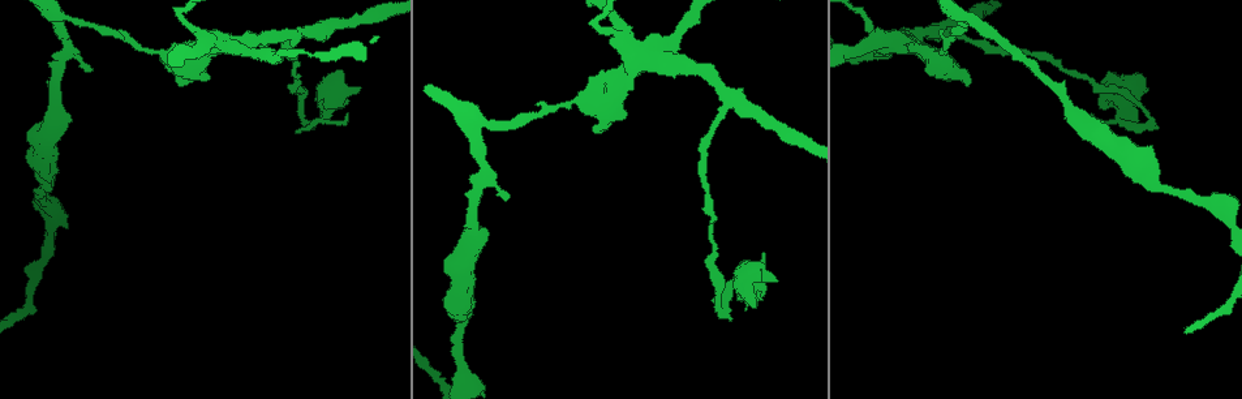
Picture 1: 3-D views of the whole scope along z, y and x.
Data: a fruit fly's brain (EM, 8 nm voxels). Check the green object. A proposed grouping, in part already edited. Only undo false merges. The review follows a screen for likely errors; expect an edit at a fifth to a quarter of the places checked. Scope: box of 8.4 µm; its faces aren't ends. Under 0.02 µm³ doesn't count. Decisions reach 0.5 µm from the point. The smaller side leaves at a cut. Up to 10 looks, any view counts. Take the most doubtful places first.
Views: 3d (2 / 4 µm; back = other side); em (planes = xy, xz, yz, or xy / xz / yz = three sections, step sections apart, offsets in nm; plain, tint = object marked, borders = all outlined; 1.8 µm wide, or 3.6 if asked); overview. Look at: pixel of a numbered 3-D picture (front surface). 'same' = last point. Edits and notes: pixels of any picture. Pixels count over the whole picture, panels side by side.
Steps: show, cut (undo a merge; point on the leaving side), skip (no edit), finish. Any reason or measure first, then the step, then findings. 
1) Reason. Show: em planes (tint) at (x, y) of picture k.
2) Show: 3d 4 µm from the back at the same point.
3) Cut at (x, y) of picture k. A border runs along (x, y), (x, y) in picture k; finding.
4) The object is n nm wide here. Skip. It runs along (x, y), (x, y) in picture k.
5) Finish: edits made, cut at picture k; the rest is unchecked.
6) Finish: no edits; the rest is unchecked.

Calibre changes. Show: 3d 2 µm at (326, 97) of picture 1.

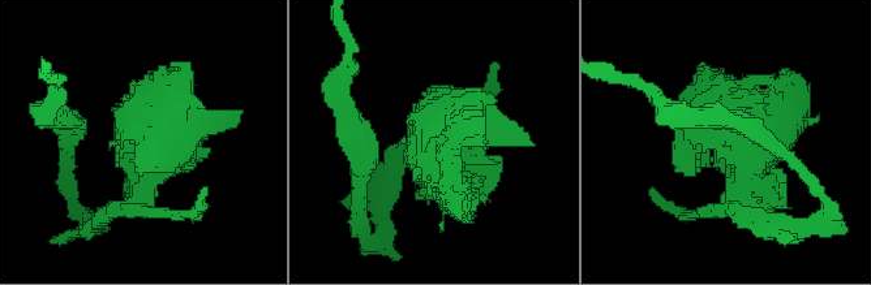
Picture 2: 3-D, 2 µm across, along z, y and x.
Show: em planes (tint) at (437, 156) of picture 2.

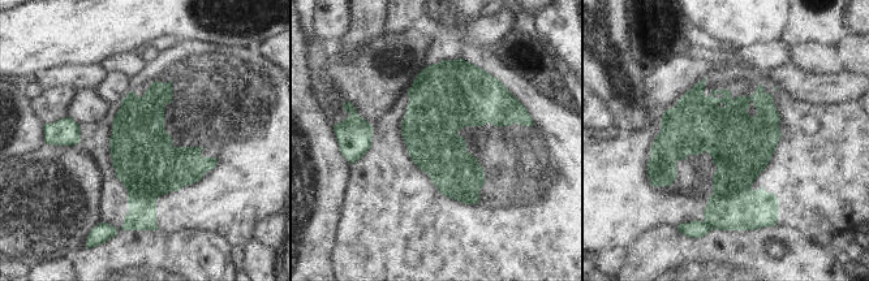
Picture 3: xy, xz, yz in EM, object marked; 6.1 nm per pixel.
Cut at (732, 206) of picture 3. Two neurons meet here.

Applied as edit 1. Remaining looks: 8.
Show: overview.

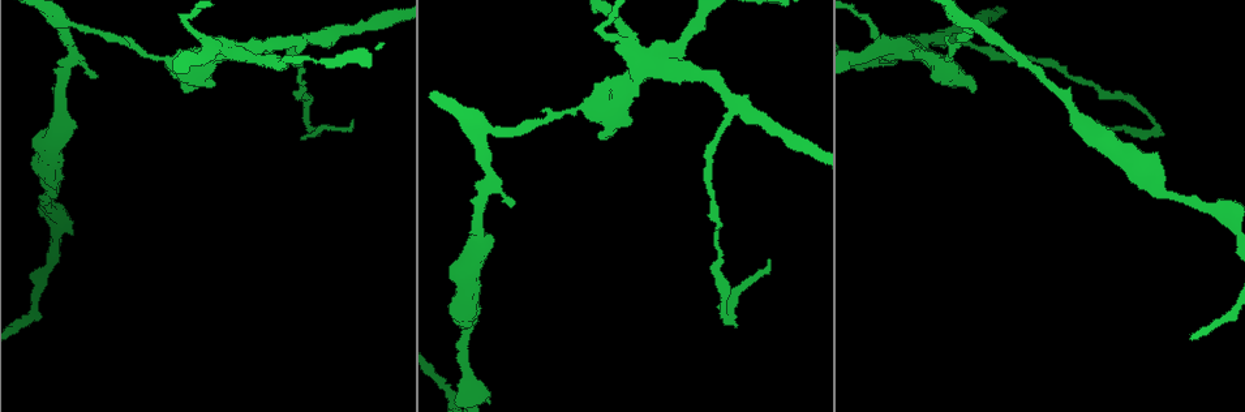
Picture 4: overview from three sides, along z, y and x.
Sharp bend. Show: em yz step 4 (tint) at (70, 22) of picture 4.

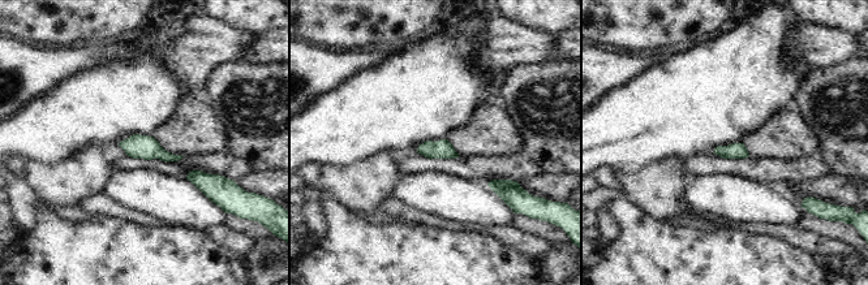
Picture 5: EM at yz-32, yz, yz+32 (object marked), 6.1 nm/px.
Show: em planes (tint) at the same point.

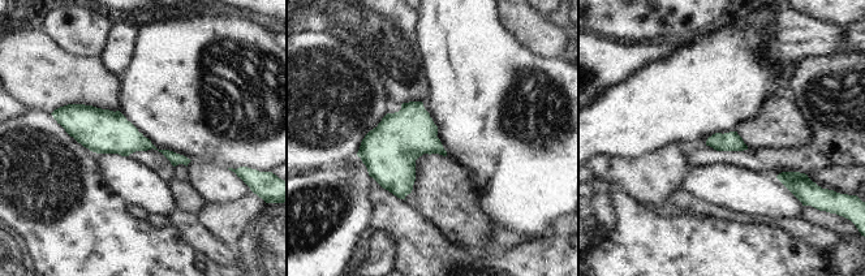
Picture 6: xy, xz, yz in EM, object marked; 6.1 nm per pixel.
The object is 120 nm wide here. Skip. It runs along (64, 123), (85, 123), (184, 160) in picture 6; continuous, no second neuron.

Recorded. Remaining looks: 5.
A narrow waist. Show: 3d 2 µm at (646, 64) of picture 4.

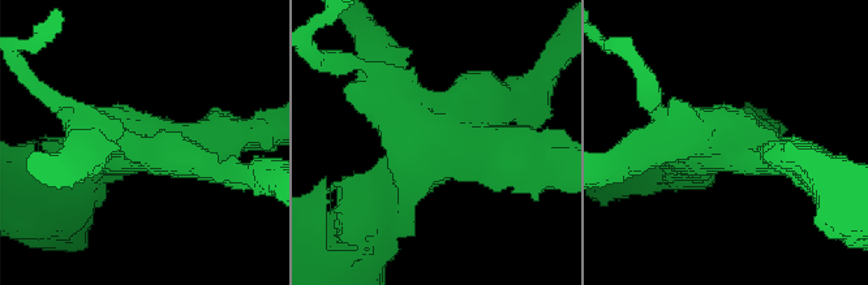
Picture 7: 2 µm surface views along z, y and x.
Show: em planes (tint) at (441, 143) of picture 7.

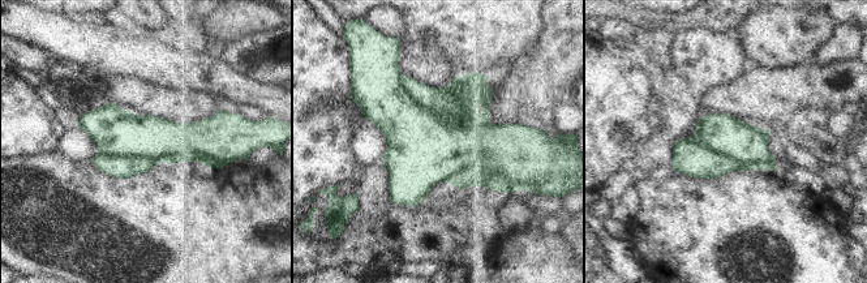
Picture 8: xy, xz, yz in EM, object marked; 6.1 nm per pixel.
Cut at (421, 150) of picture 8. The part that leaves runs along (82, 120), (131, 136), (224, 138) in picture 8; two neurons meet here.

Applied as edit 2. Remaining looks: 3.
Finish: edits made, cut at picture 3, cut at picture 8; the rest is unchecked.

